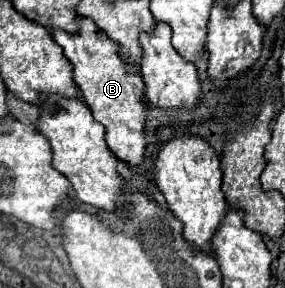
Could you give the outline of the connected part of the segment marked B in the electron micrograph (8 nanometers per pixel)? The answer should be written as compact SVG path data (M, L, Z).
M78 18L80 32L78 34L66 34L62 30L52 32L54 40L64 48L66 58L74 66L74 82L84 96L84 102L92 110L92 116L96 122L100 122L106 128L106 144L108 148L120 158L122 162L128 162L132 166L140 166L144 162L146 154L146 136L144 136L144 124L146 124L146 98L144 98L144 82L140 78L140 72L128 72L128 64L118 56L116 44L108 40L108 36L100 34L100 30L92 24L92 20Z

